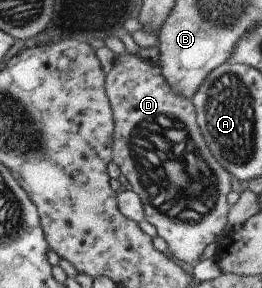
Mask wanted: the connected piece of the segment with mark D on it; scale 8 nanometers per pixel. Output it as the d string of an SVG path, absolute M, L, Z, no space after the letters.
M122 48L116 50L114 56L113 66L110 71L105 75L105 88L106 96L109 100L109 105L113 116L113 143L111 144L111 161L119 166L119 171L122 176L126 178L130 184L130 188L134 191L134 194L138 195L143 208L143 218L148 221L156 229L156 234L160 237L167 246L167 251L180 262L186 262L194 266L200 261L200 255L204 252L204 248L212 242L216 242L218 234L225 228L227 214L229 211L228 202L226 202L226 194L230 191L230 175L220 163L208 152L206 144L204 144L200 132L198 132L198 126L194 122L194 108L190 101L185 98L179 97L171 88L166 84L166 81L162 78L160 67L149 64L146 60L141 60L138 56L127 53L124 54Z

